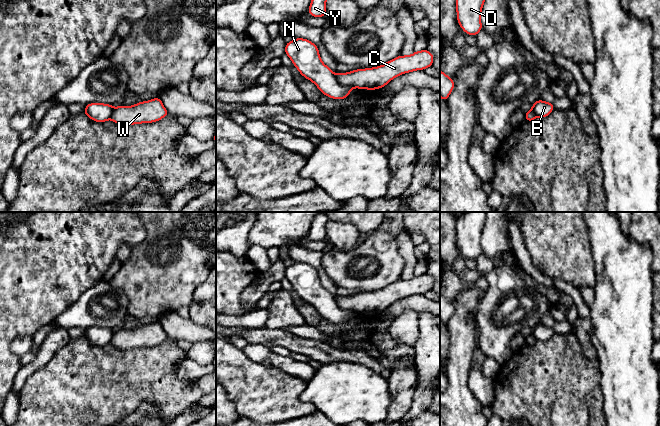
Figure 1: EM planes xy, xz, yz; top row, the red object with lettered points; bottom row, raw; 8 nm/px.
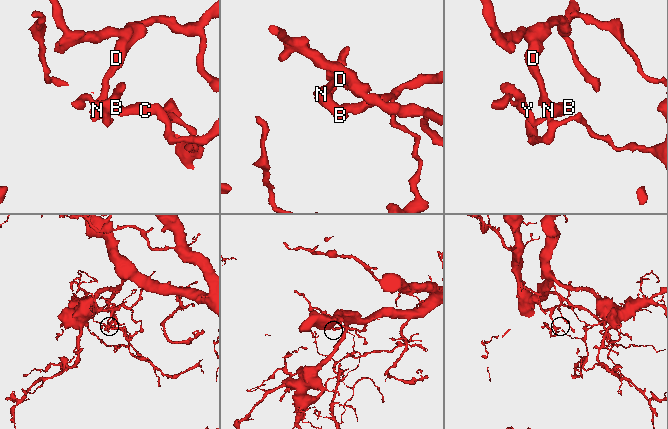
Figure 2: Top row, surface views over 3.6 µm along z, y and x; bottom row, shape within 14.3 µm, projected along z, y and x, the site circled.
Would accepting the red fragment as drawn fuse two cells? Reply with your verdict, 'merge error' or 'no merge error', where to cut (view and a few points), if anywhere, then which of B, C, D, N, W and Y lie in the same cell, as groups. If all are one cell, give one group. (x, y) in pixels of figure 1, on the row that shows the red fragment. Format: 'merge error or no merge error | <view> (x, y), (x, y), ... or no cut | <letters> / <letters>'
merge error | xz (334, 76), (341, 84), (352, 87) | B D N Y / C W

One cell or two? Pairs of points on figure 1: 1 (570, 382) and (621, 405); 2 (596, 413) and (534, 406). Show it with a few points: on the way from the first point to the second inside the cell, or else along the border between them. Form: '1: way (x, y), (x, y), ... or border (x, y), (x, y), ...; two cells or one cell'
1: border (599, 373), (603, 411), (606, 415); two cells
2: way (587, 395), (578, 386), (554, 386), (552, 388); one cell

